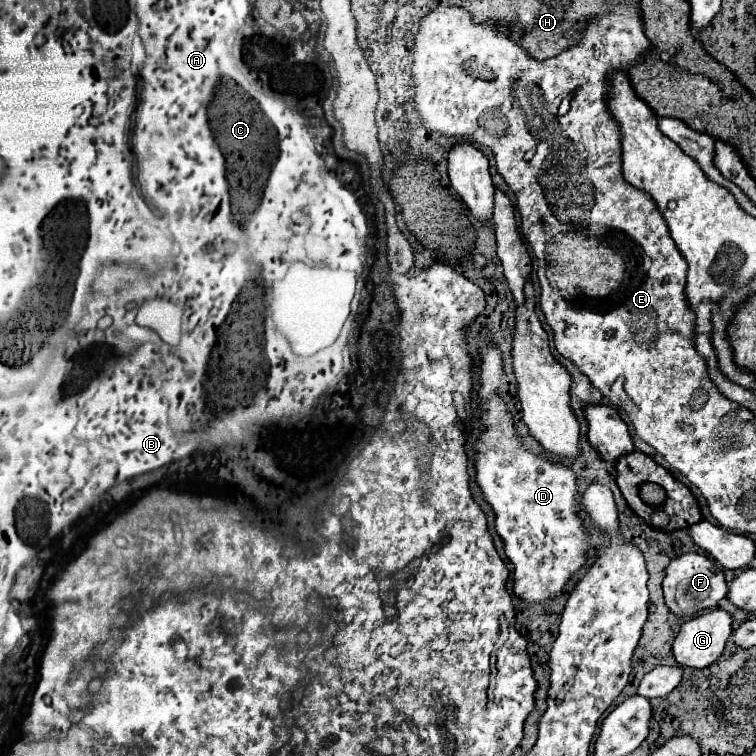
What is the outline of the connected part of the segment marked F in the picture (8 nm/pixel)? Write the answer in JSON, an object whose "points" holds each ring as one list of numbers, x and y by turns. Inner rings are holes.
{"points":[[684,553,684,555,674,557,670,561,670,565,666,567,666,577,662,581,662,589,664,589,664,601,666,601,668,609,680,617,696,615,698,611,710,609,710,607,718,605,718,601,722,597,726,597,726,593,728,593,722,569,710,557,706,557,702,553]]}

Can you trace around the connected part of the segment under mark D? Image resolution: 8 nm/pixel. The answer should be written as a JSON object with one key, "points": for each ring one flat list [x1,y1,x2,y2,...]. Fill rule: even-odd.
{"points":[[484,347,480,373,482,387,478,397,486,431,476,443,476,481,484,499,494,505,496,531,506,543,506,557,514,563,514,593,526,603,546,601,560,595,566,581,586,563,588,545,582,521,578,519,580,505,576,503,576,477,572,469,550,463,542,455,534,455,520,445,508,407,498,395,502,385,500,375,500,351,496,347]]}

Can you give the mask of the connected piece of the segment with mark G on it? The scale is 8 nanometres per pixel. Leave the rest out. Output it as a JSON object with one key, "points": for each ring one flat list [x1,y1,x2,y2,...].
{"points":[[710,609,682,623,672,651,682,667,702,669,712,665,732,635,732,617,724,609]]}

